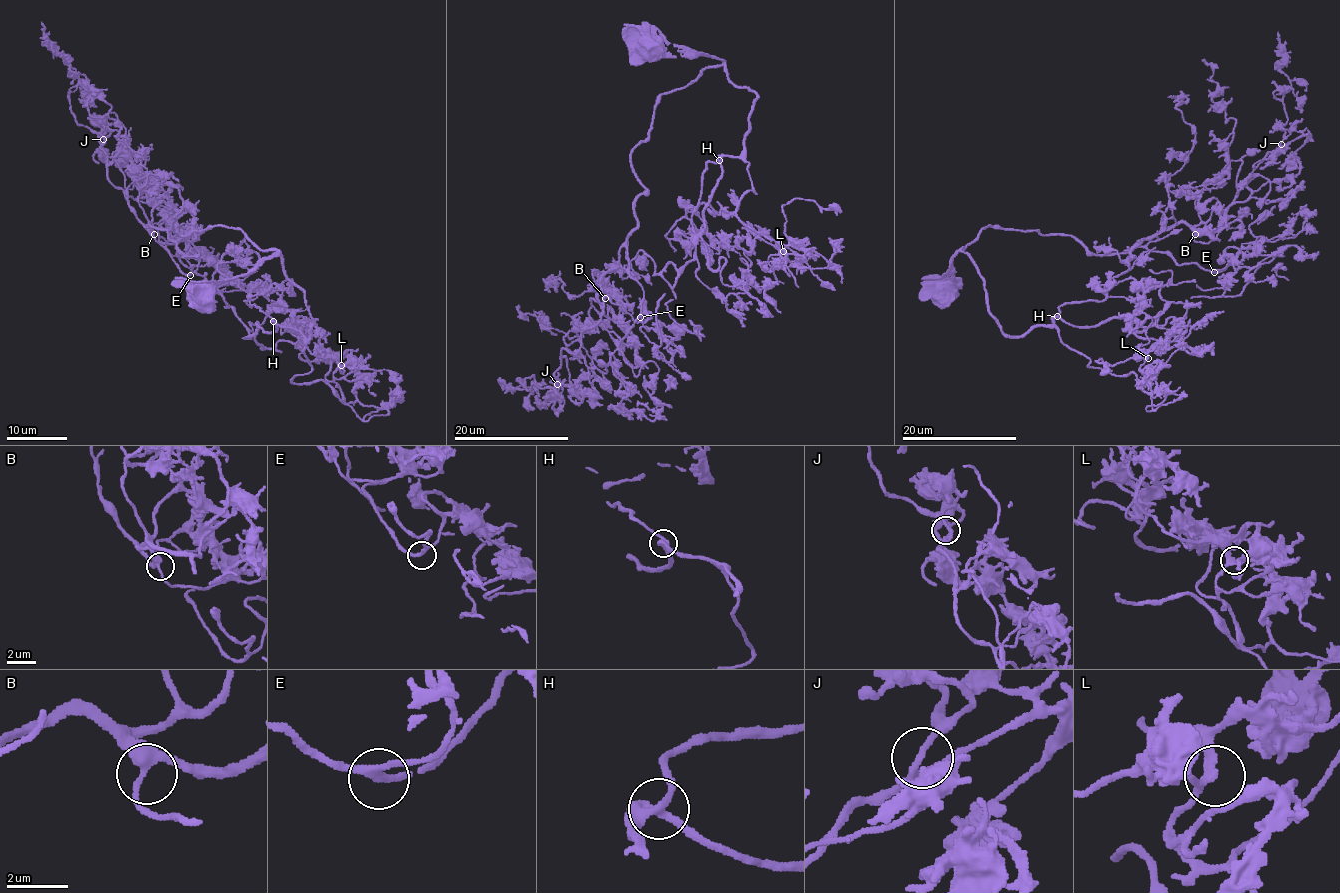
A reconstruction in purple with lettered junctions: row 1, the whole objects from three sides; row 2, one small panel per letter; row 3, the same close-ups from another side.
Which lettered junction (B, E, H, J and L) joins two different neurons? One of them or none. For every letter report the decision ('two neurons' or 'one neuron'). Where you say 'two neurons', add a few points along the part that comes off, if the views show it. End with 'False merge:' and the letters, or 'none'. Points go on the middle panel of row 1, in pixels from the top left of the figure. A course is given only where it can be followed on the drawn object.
B: one neuron
E: one neuron
H: one neuron
J: one neuron
L: one neuron
False merge: none

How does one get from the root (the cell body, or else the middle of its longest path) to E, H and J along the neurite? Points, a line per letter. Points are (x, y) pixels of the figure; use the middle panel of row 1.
E: (653, 43), (723, 62), (660, 96), (631, 154), (647, 189), (627, 239), (640, 317)
H: (653, 43), (668, 42), (713, 55), (724, 63), (733, 83), (756, 95), (743, 152), (718, 161)
J: (653, 43), (723, 62), (660, 96), (631, 154), (647, 189), (637, 227), (557, 384)

